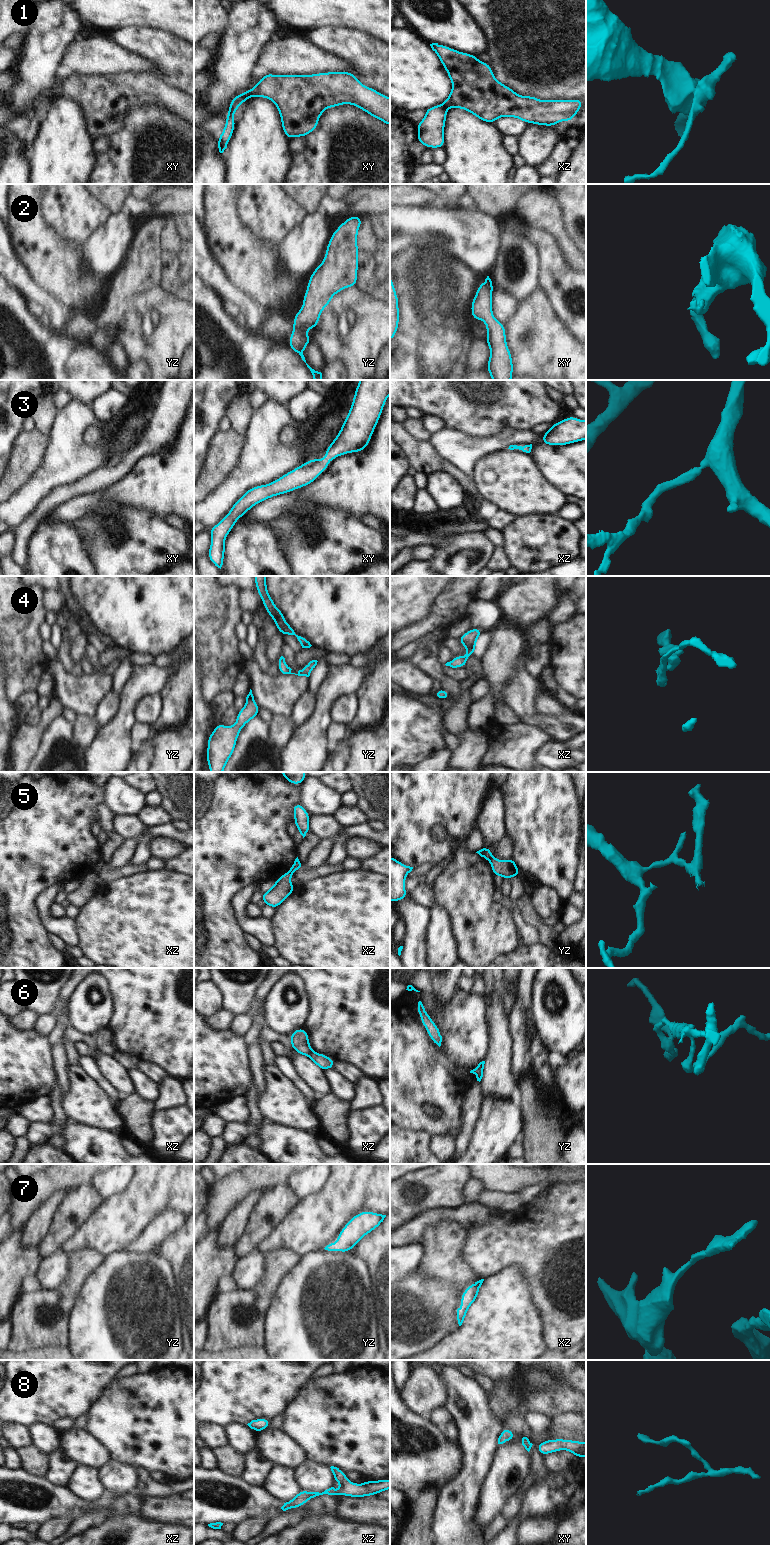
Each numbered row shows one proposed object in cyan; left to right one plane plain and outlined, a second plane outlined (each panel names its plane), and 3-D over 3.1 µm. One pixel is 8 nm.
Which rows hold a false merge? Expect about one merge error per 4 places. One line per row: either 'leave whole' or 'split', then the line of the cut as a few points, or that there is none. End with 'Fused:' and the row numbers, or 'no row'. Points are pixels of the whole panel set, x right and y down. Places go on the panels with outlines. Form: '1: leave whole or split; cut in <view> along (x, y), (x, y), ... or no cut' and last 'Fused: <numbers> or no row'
1: split; cut in xy along (244, 91), (247, 97)
2: leave whole; no cut
3: leave whole; no cut
4: leave whole; no cut
5: split; cut in xz along (288, 871), (292, 875)
6: split; cut in xz along (312, 1050), (308, 1056)
7: leave whole; no cut
8: leave whole; no cut
Fused: 1, 5, 6

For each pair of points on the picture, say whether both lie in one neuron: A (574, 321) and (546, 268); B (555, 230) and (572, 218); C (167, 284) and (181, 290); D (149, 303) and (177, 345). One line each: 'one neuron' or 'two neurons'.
A: one neuron
B: two neurons
C: one neuron
D: one neuron

